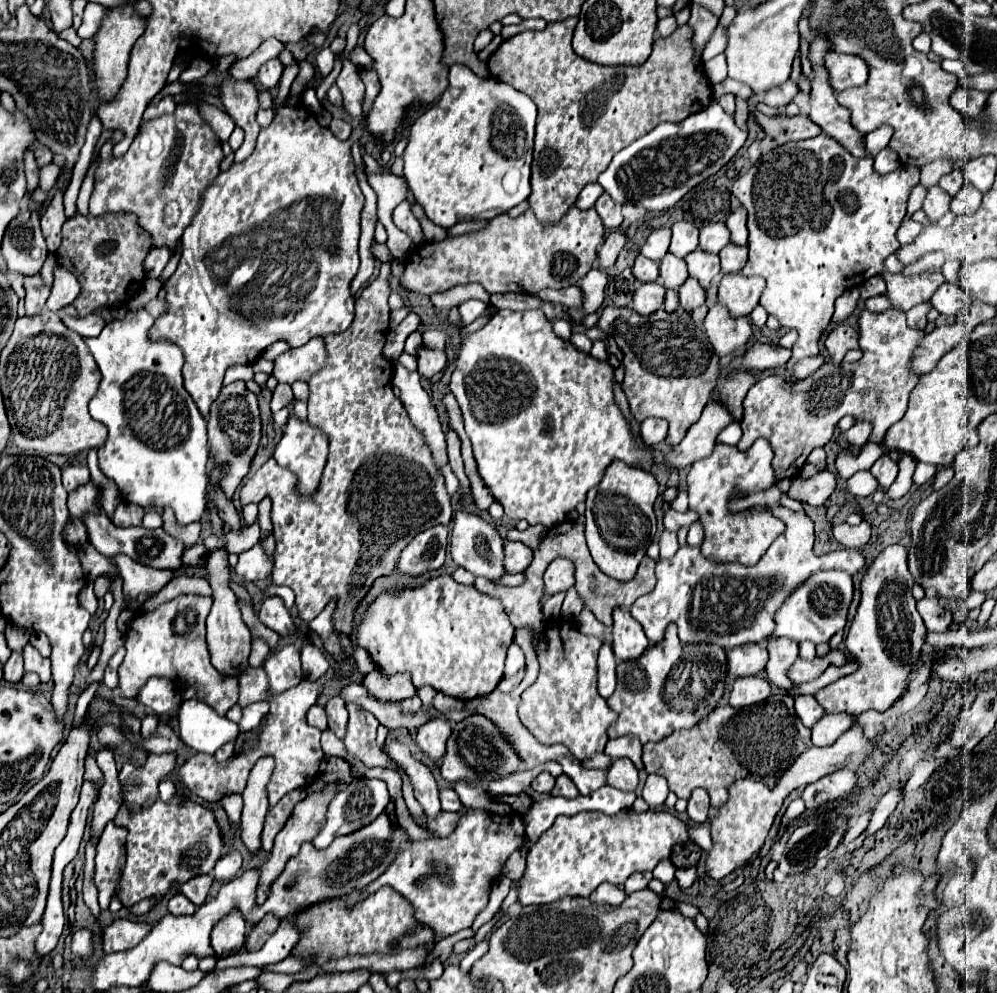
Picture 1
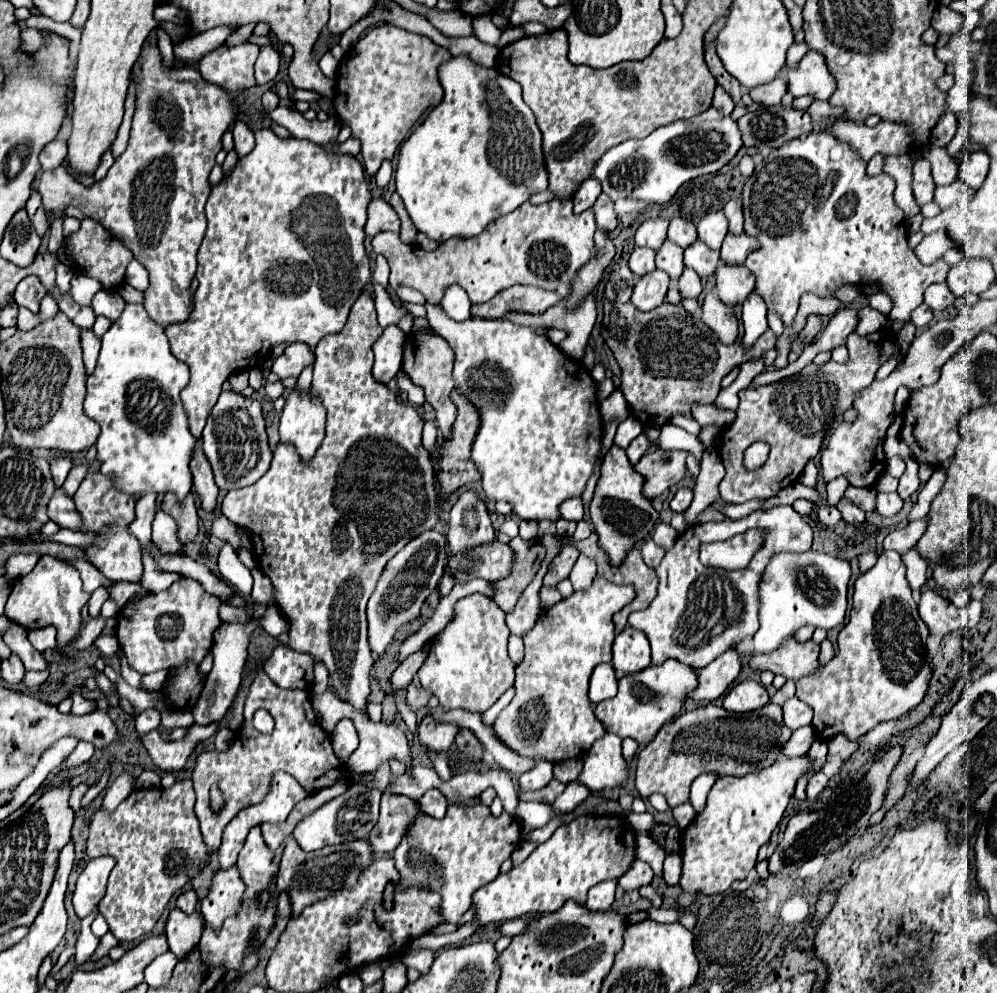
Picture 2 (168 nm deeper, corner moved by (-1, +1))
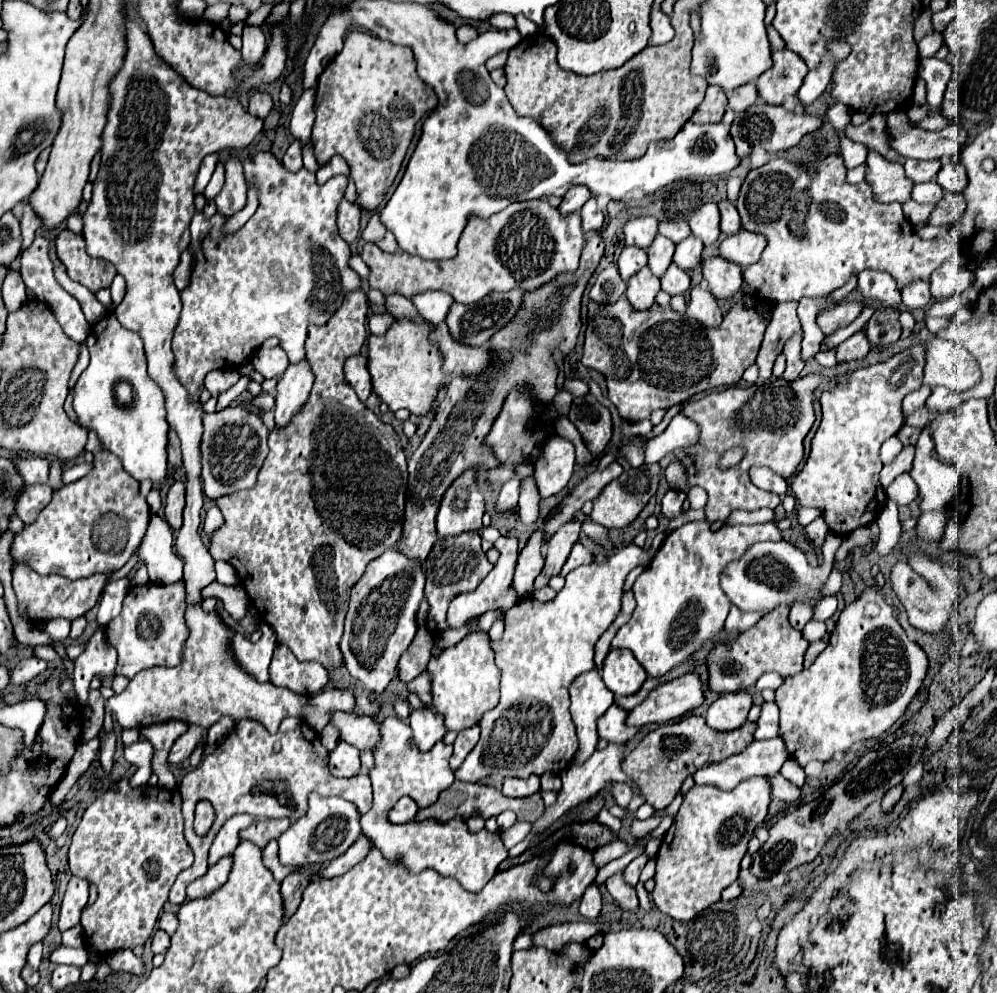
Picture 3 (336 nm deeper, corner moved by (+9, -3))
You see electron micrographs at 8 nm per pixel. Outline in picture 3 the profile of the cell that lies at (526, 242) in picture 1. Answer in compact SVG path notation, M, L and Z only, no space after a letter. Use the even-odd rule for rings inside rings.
M528 200L514 202L486 220L472 216L460 238L456 258L408 258L408 254L400 252L382 252L376 244L364 244L360 256L370 268L370 288L384 294L402 294L412 298L416 292L444 290L460 304L474 304L494 290L506 292L516 286L522 290L534 290L556 278L560 272L574 272L578 268L582 246L584 232L580 226L580 214L562 216L558 208L548 204L548 200ZM506 266L512 266L512 272Z

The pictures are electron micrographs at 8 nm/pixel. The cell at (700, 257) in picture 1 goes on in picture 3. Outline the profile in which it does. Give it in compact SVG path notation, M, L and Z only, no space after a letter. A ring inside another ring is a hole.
M688 236L680 244L676 244L674 262L682 270L692 270L694 266L700 266L700 262L702 262L702 248L704 248L704 244L700 240L696 240L696 236Z

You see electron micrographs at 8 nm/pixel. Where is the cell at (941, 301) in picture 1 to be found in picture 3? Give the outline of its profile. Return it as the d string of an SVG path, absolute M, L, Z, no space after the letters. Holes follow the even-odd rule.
M912 280L912 284L908 284L902 290L902 304L908 310L916 310L916 308L926 308L930 304L932 296L930 296L930 284L926 280Z

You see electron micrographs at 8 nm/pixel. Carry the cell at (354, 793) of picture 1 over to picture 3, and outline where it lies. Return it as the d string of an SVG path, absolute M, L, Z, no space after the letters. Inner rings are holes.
M310 794L306 816L294 822L278 838L278 858L282 866L310 866L332 862L334 858L344 854L356 842L358 836L360 836L360 818L352 802L338 796L324 798L320 794Z

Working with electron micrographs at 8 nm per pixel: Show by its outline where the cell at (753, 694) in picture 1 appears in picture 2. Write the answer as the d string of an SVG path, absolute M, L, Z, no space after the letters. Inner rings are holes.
M744 680L736 684L724 698L724 708L730 712L750 712L756 708L762 708L770 702L768 690L754 680Z

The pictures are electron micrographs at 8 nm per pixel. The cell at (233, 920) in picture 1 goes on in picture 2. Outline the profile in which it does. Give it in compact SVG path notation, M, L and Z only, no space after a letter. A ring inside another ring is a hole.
M232 866L230 870L220 870L210 886L208 896L202 900L202 914L206 924L212 928L222 928L224 920L230 916L238 916L244 896L244 882L238 874L238 868Z

